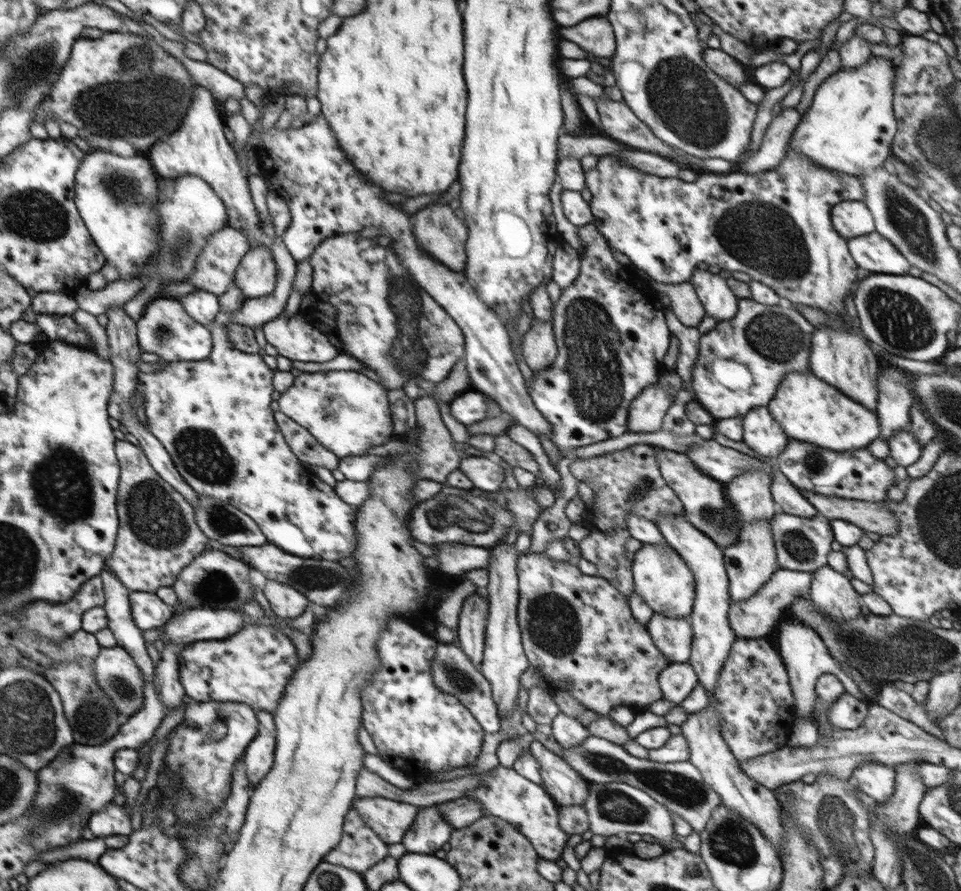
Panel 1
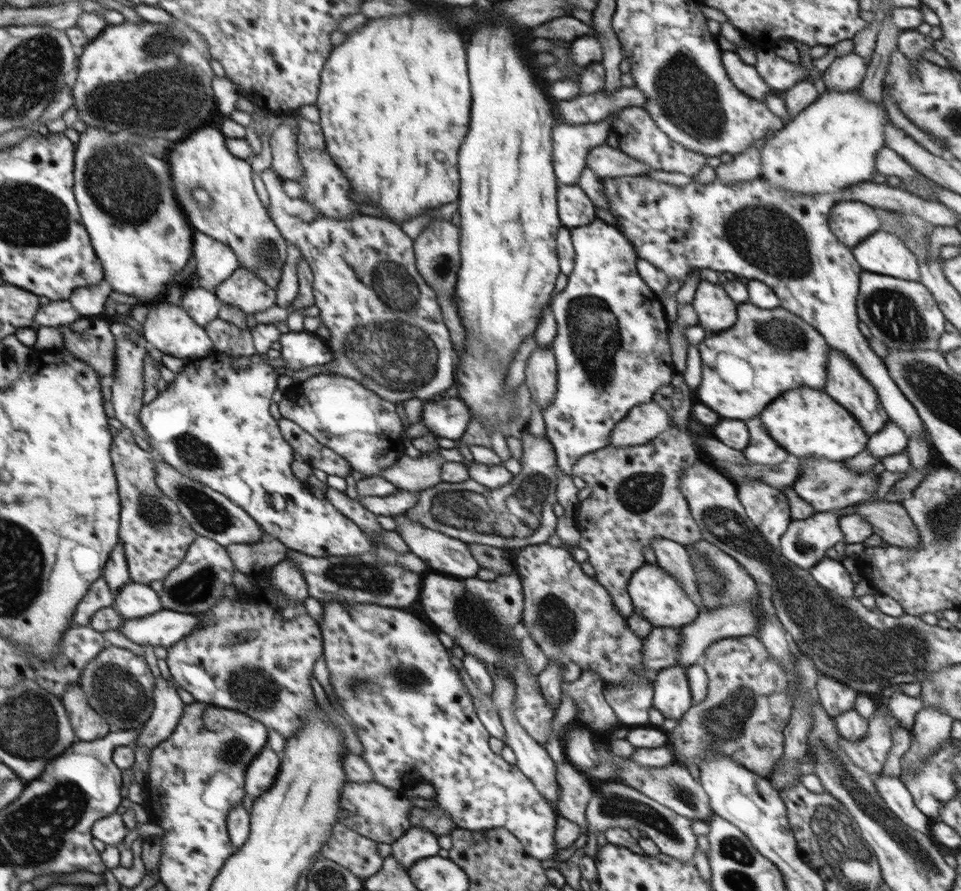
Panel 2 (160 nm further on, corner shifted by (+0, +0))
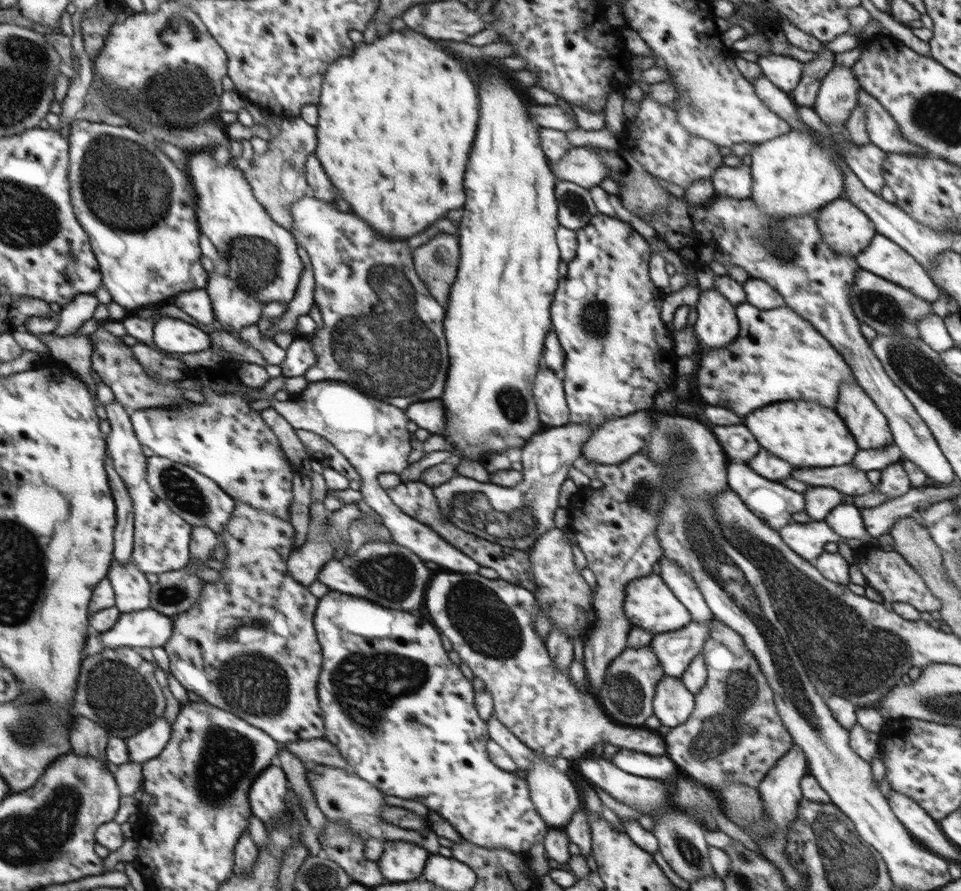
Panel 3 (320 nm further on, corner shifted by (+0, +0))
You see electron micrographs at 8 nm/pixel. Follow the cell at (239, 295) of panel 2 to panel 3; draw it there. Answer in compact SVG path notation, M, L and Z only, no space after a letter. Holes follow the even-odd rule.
M209 274L205 291L211 298L215 319L225 330L240 332L244 328L256 326L262 314L264 302L250 296L225 275Z

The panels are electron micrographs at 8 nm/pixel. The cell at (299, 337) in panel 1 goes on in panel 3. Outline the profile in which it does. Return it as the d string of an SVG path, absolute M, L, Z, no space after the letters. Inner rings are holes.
M296 336L286 349L285 359L279 366L283 370L284 378L292 378L292 376L305 376L306 371L314 366L315 362L316 355L310 338Z

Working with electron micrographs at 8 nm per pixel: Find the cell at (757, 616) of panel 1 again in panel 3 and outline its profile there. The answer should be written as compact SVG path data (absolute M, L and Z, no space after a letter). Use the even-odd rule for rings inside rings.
M714 618L706 623L691 621L678 631L654 635L649 645L658 656L666 676L681 678L692 659L703 652L706 637L716 622L718 620Z

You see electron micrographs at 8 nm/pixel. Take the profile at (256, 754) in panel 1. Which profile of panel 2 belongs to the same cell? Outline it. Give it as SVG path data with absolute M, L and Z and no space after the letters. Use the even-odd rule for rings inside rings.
M268 745L258 752L254 761L247 766L245 776L245 794L253 801L258 800L270 788L279 773L280 760L276 752Z

